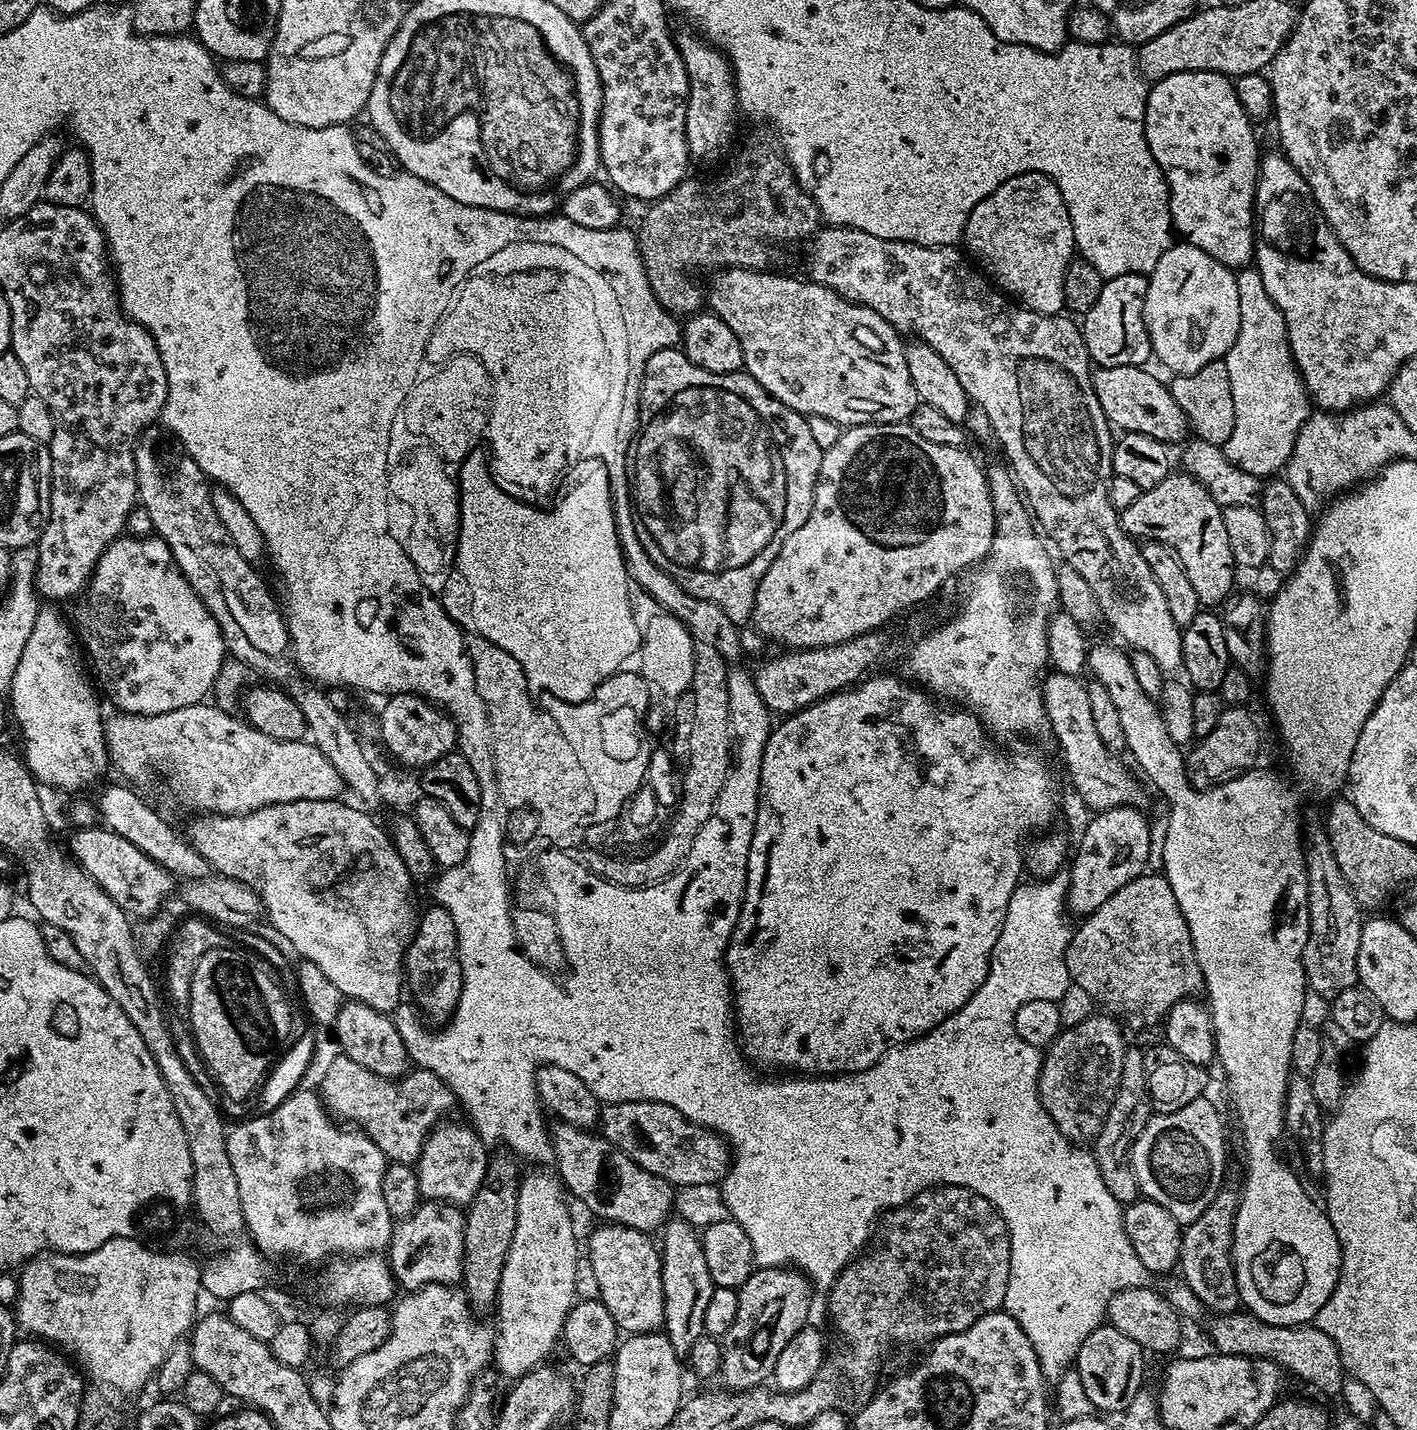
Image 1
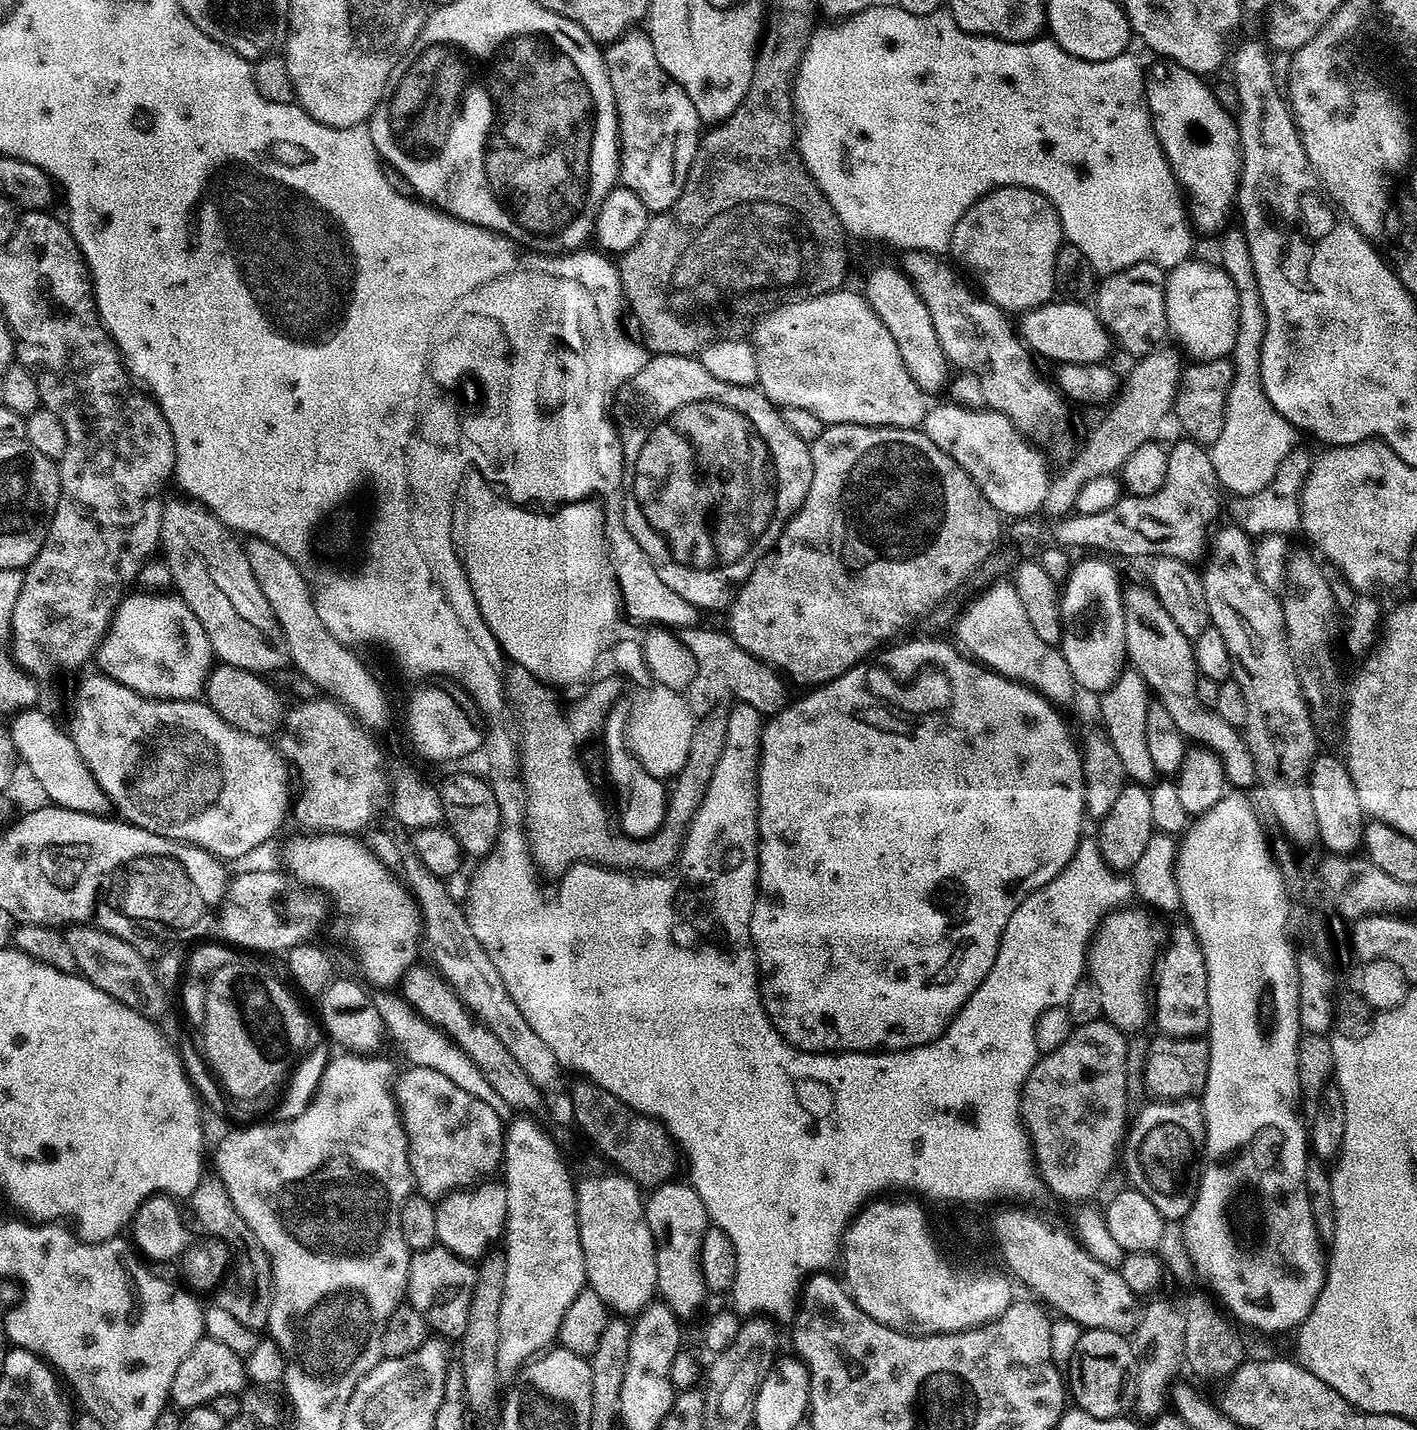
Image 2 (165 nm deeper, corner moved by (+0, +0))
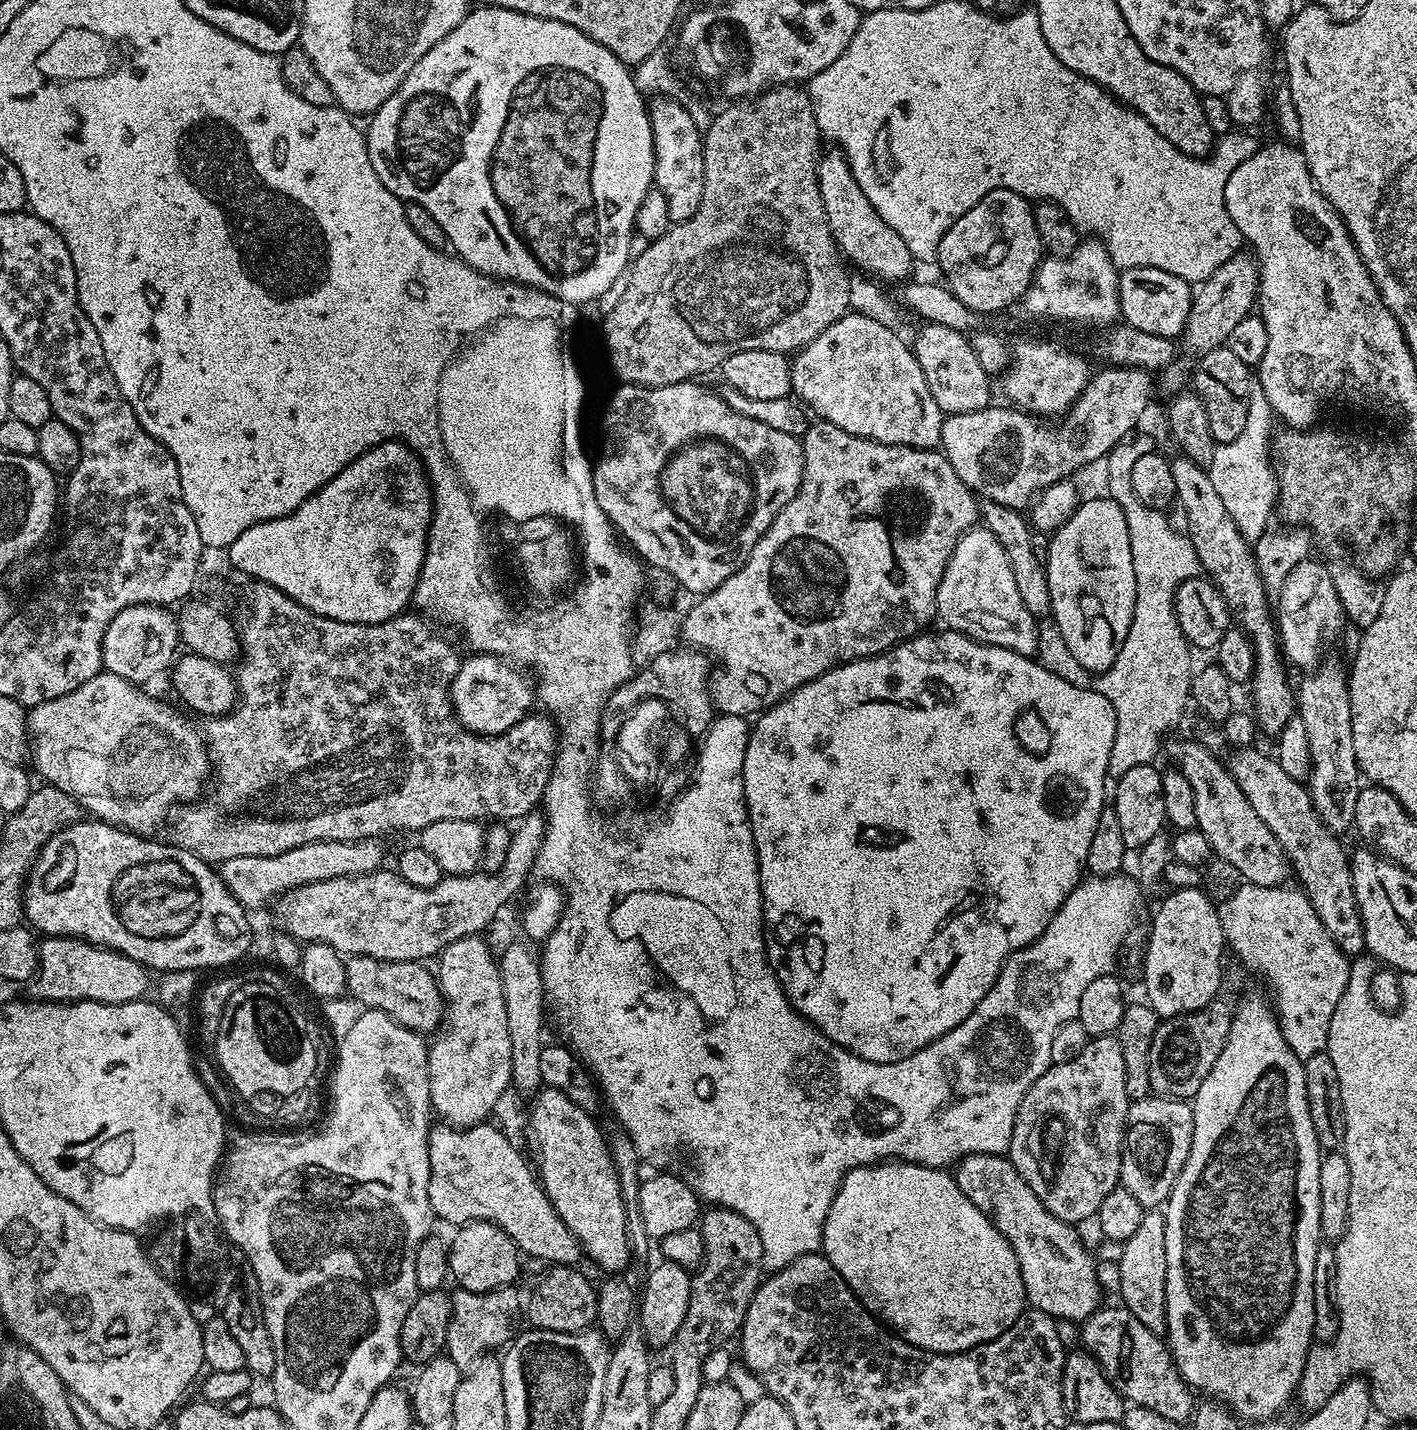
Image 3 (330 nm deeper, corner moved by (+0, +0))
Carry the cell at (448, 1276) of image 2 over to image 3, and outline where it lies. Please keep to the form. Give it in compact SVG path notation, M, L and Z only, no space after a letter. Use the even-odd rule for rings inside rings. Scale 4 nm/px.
M519 1287L496 1288L492 1292L471 1292L465 1288L453 1291L452 1321L446 1334L446 1355L462 1370L472 1367L476 1361L495 1353L495 1348L503 1349L513 1339L512 1327L516 1315L522 1312L522 1296Z

